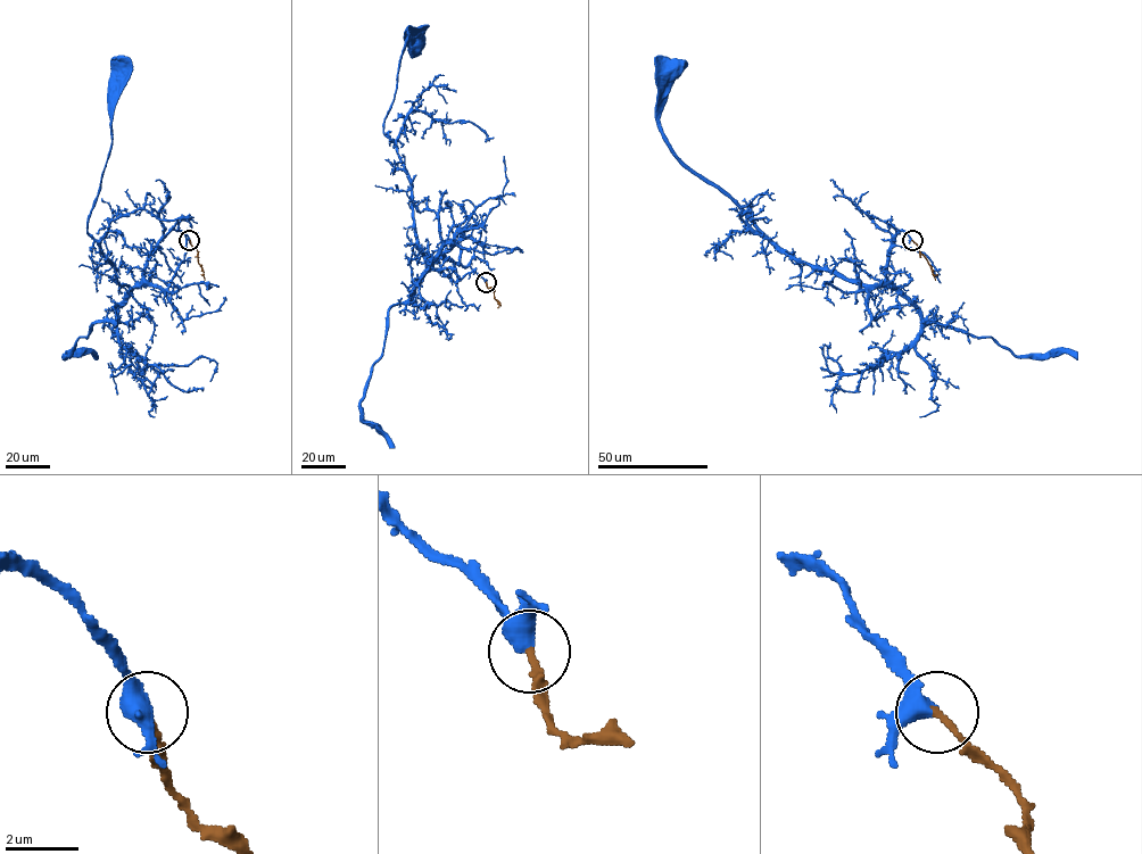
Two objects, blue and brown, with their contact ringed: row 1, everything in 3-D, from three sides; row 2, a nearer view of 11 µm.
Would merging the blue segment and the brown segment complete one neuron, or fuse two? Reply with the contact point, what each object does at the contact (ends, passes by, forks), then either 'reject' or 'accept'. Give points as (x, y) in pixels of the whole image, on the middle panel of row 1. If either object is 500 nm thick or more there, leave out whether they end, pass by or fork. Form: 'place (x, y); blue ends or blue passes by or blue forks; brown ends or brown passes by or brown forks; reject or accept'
place (486, 282); blue passes by; brown ends; accept

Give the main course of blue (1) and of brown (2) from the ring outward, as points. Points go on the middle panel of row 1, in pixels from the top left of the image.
1: (486, 282), (470, 266), (424, 257), (415, 233), (411, 179), (383, 133), (406, 30), (415, 43)
2: (486, 282), (501, 305)

